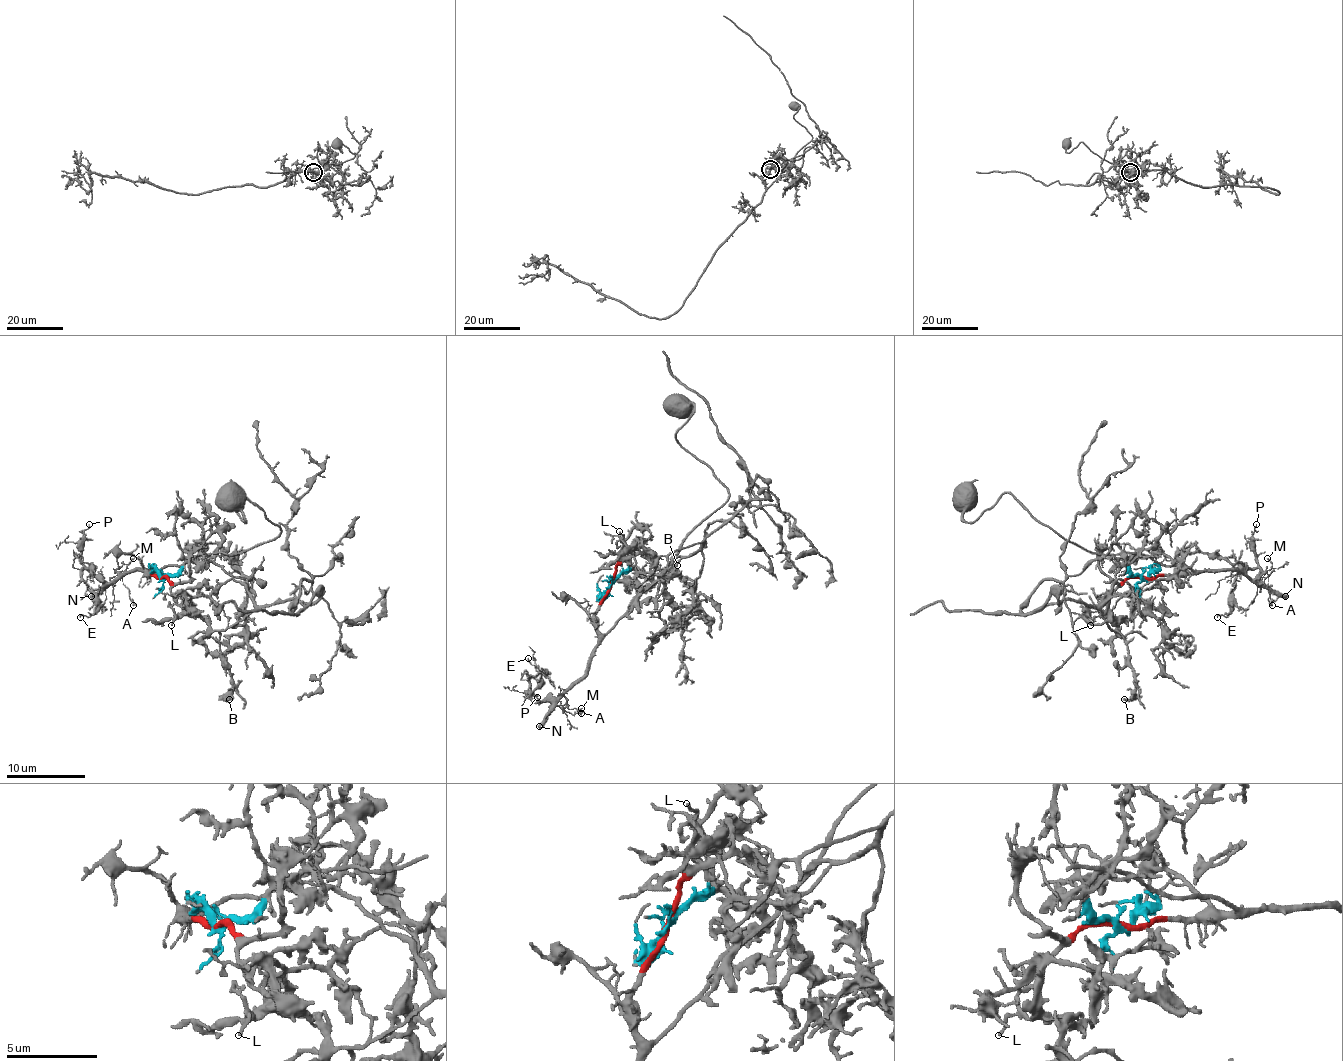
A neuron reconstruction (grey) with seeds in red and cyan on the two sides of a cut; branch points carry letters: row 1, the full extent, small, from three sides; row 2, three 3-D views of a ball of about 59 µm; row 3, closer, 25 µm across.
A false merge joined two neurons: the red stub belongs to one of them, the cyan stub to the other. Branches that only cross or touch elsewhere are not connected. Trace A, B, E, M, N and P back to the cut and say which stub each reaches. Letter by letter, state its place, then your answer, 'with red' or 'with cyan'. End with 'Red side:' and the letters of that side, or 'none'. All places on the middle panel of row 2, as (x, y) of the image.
A: at (581, 713); with red
B: at (677, 565); with cyan
E: at (528, 658); with red
M: at (581, 708); with red
N: at (539, 726); with red
P: at (537, 697); with red
Red side: A, E, M, N, P

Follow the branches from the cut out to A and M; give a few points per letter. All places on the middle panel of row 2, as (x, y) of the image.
A: (613, 584), (595, 615), (595, 654), (589, 670), (564, 694), (565, 705), (581, 713)
M: (613, 584), (595, 615), (597, 645), (589, 670), (564, 694), (565, 707), (571, 713), (581, 707)

